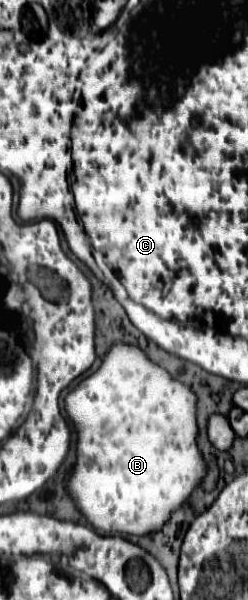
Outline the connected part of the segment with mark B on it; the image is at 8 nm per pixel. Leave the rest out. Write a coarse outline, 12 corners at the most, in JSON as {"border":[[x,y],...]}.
{"border":[[133,344],[67,394],[67,494],[161,532],[207,474],[197,394]]}

